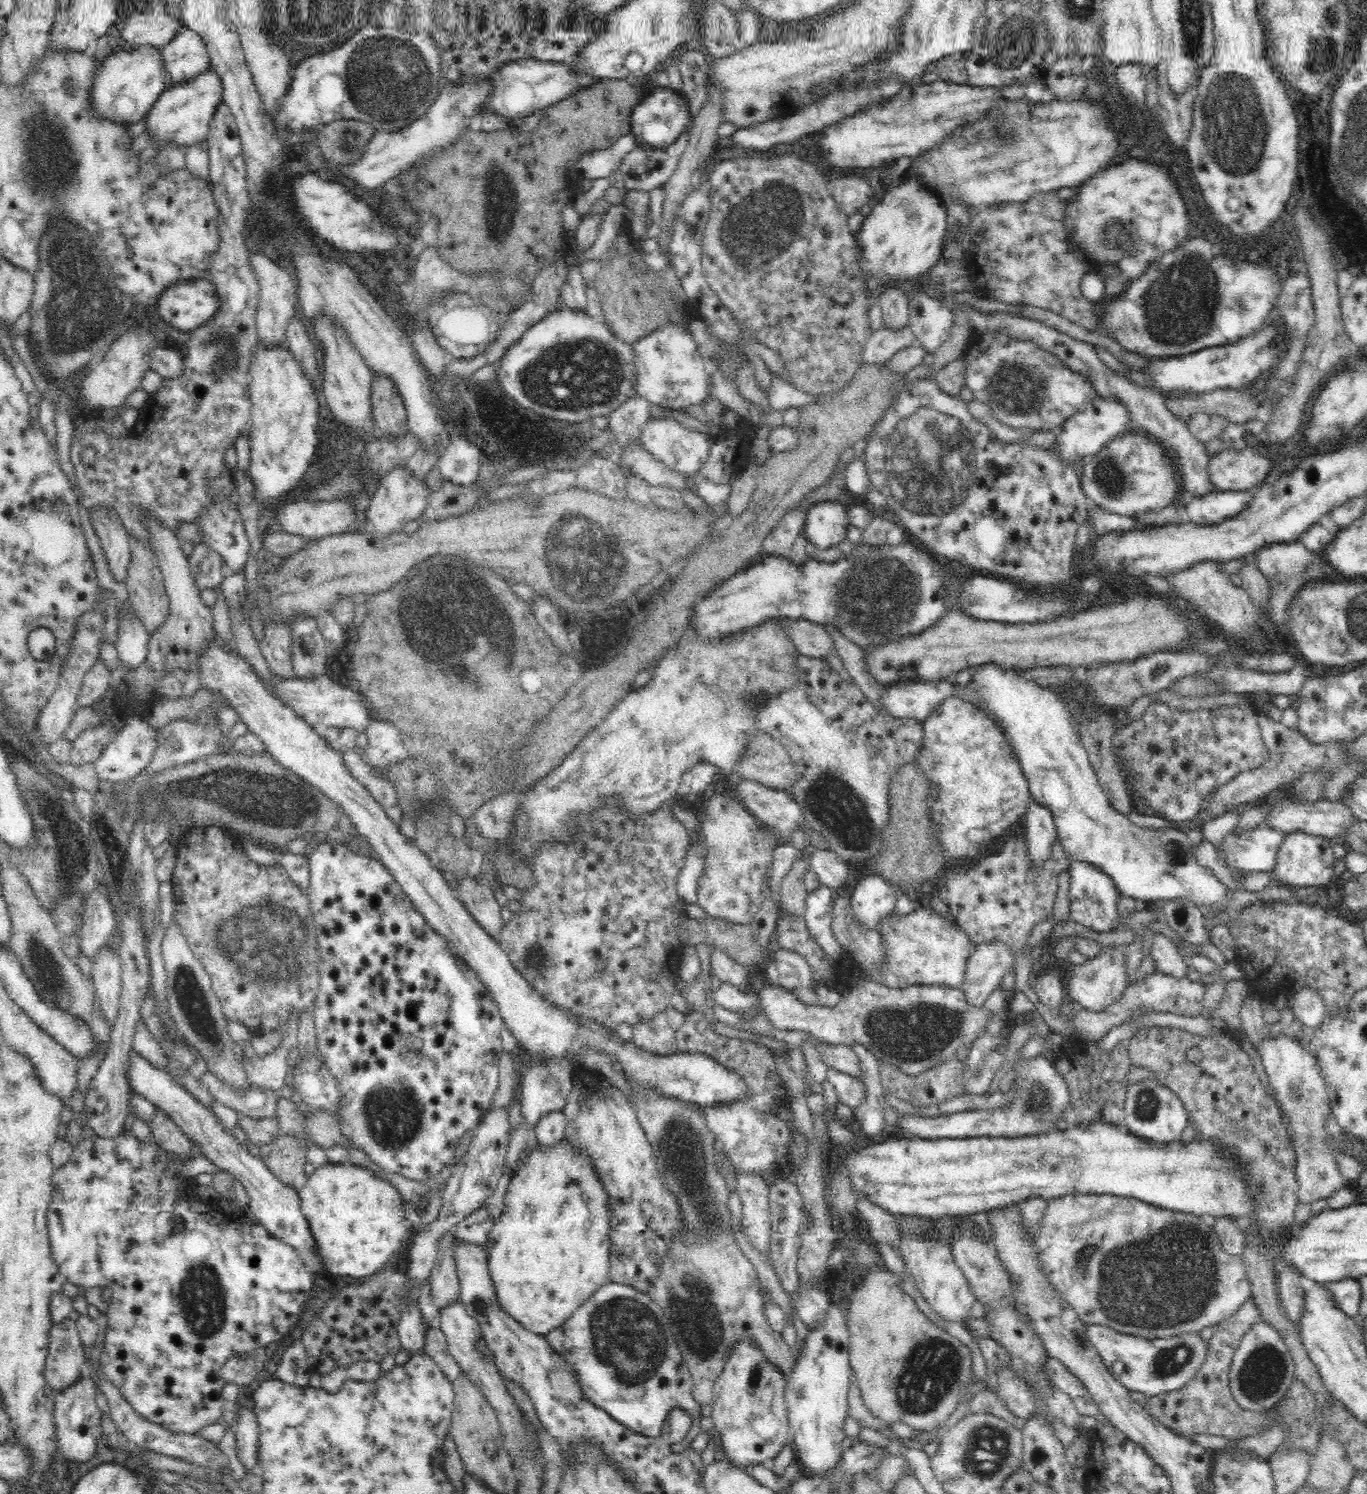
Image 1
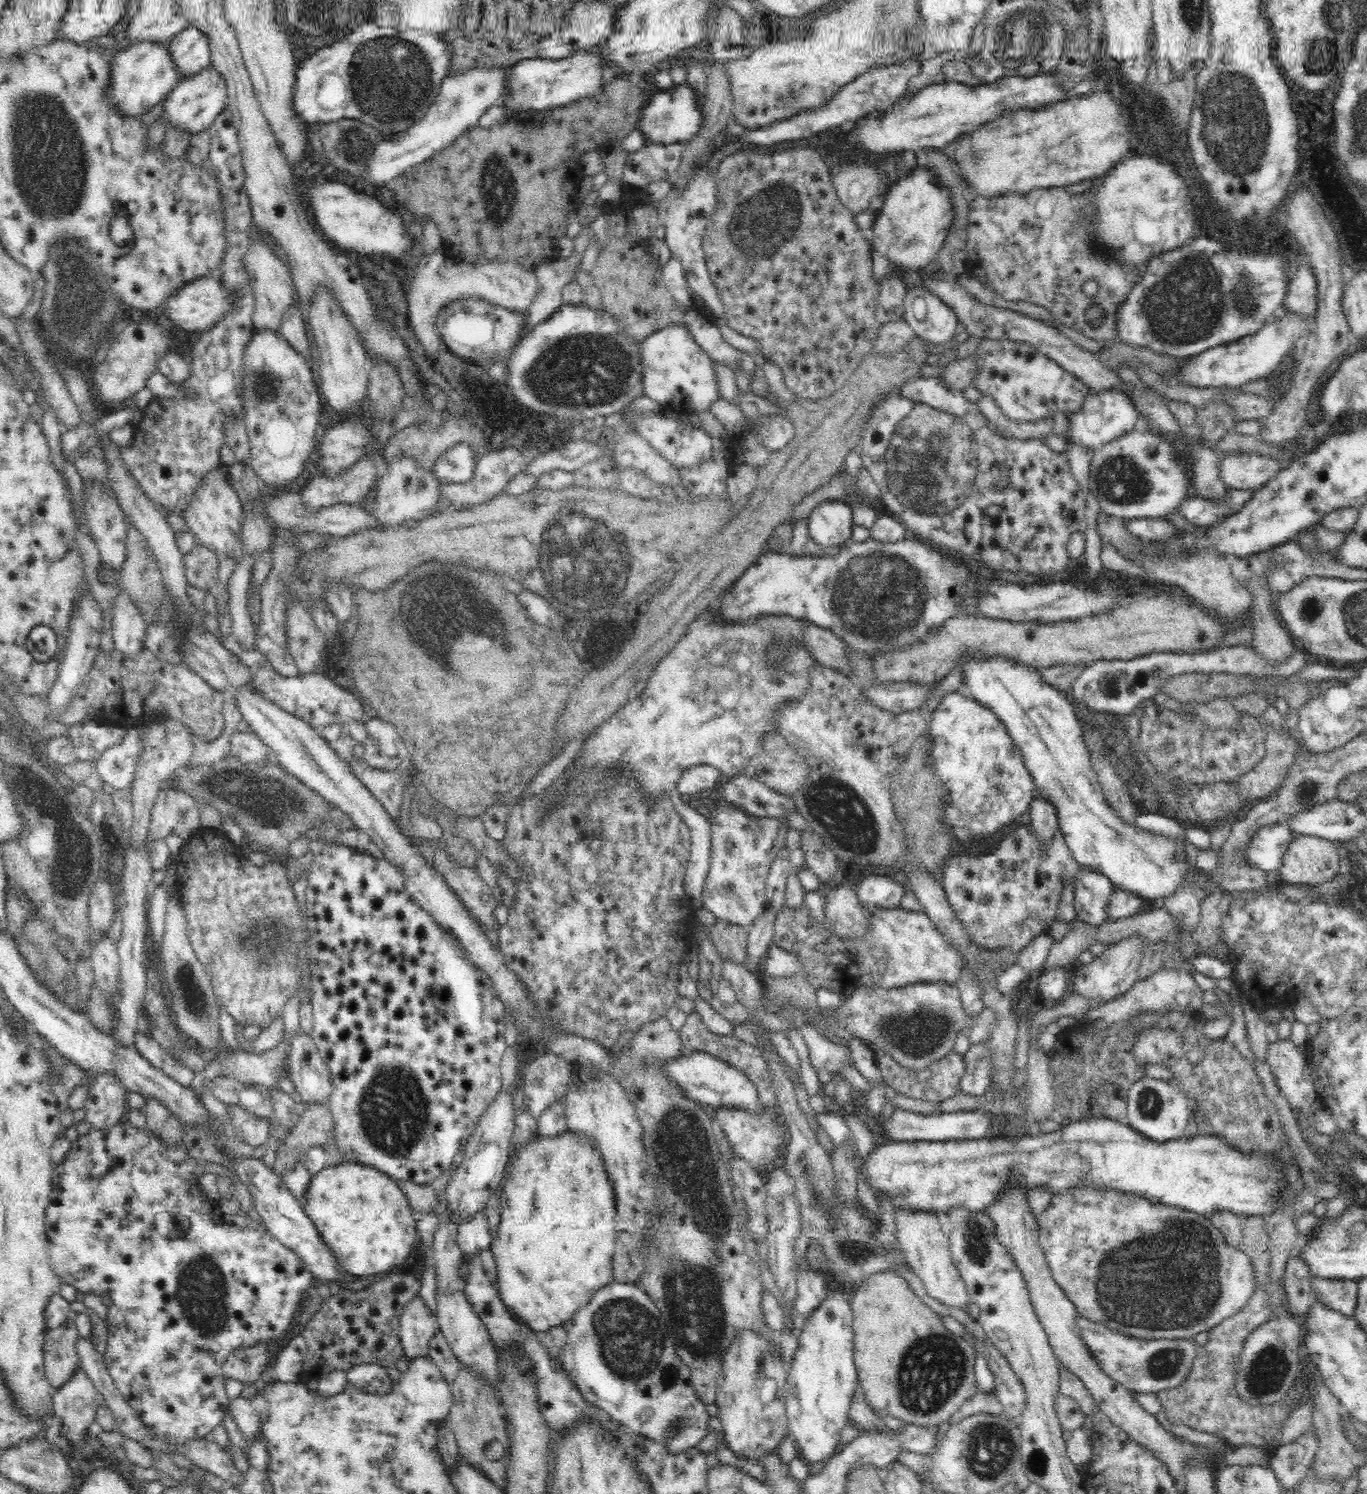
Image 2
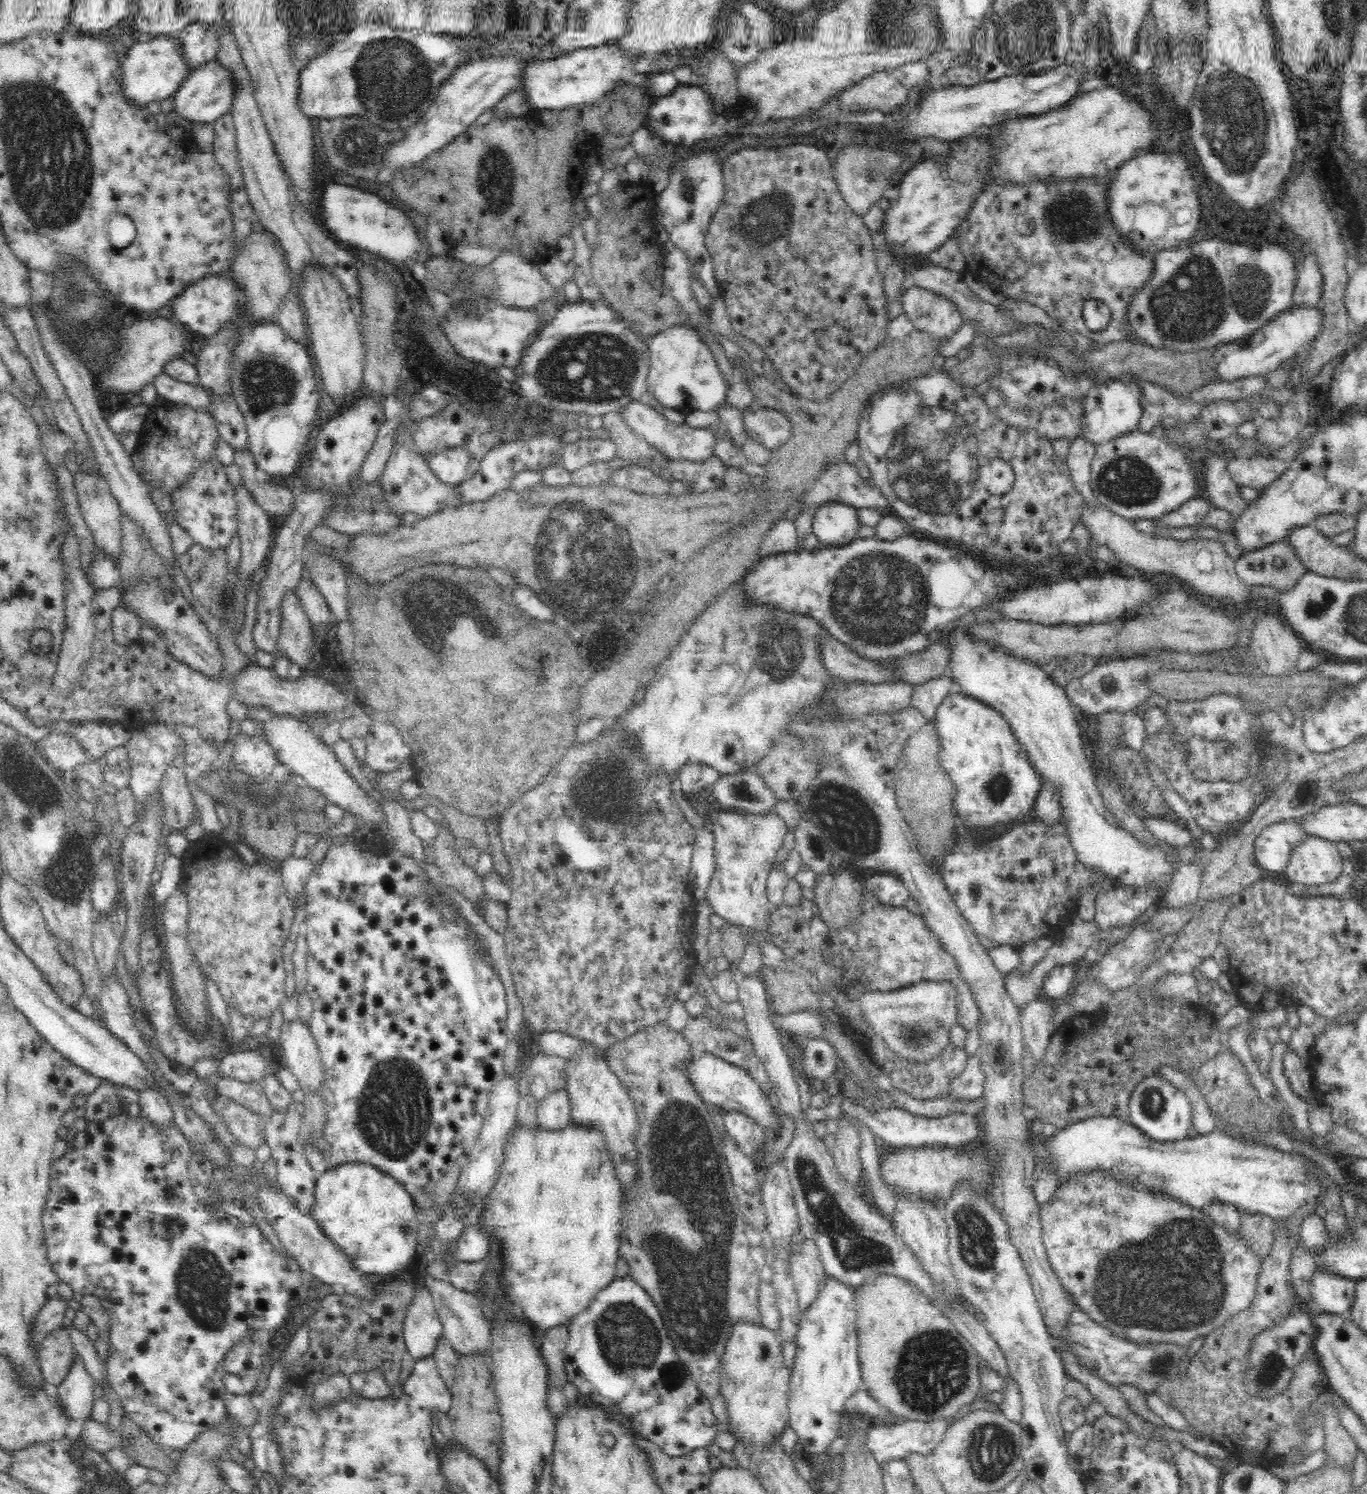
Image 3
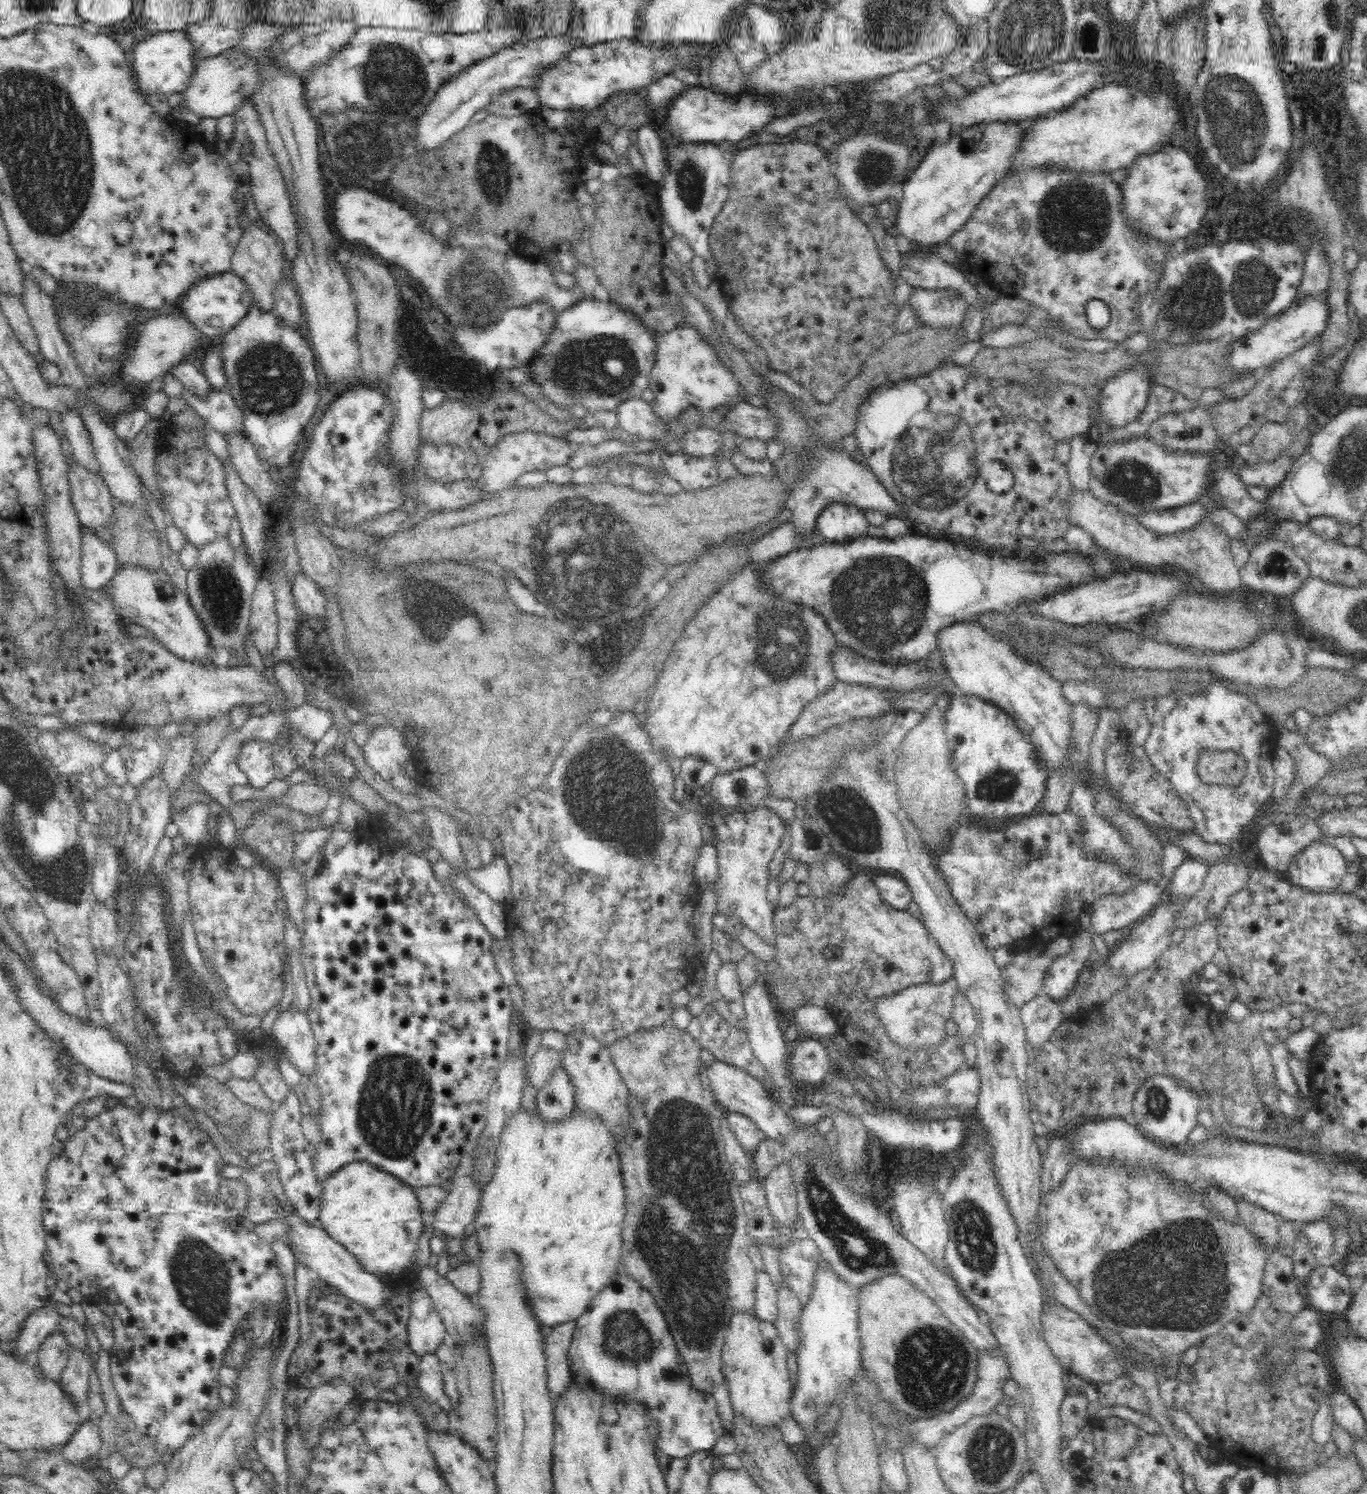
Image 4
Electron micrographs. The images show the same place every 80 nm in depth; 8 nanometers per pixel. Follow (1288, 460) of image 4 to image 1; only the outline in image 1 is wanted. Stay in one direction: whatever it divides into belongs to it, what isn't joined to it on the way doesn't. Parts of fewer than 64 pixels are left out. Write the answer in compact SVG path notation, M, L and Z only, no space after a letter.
M1240 446L1214 454L1210 463L1213 483L1220 491L1254 491L1264 483L1274 462L1258 450Z

